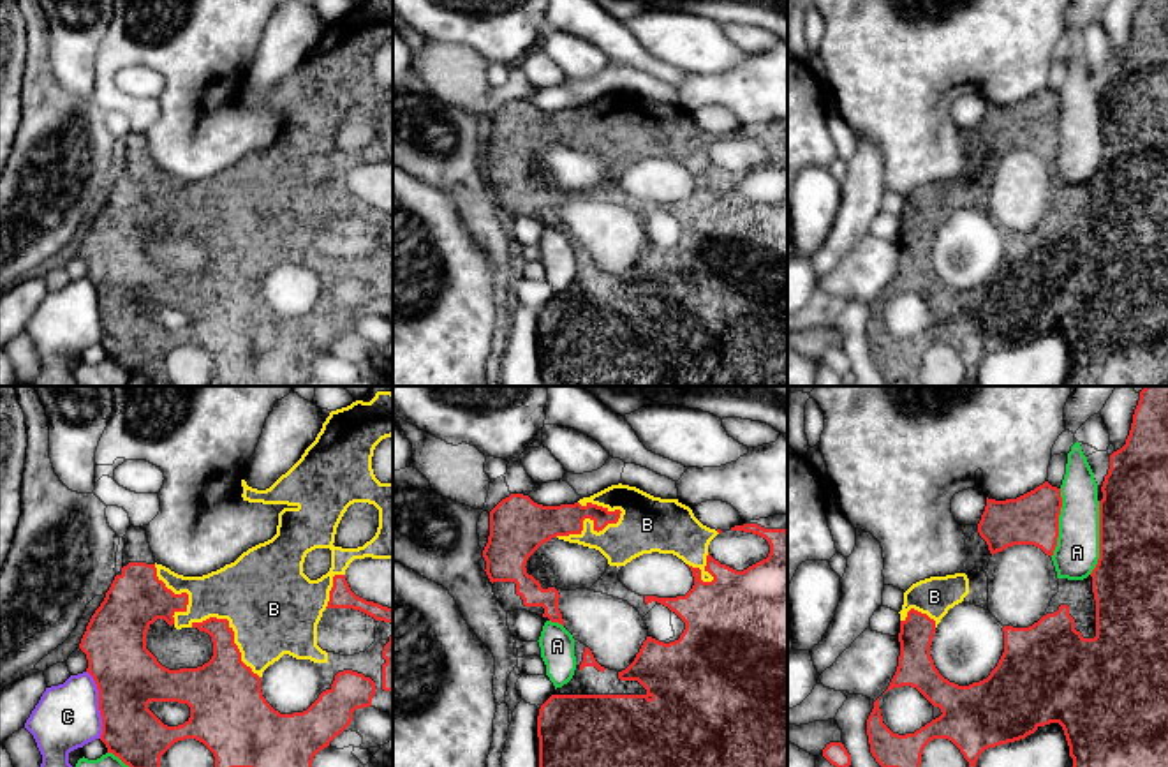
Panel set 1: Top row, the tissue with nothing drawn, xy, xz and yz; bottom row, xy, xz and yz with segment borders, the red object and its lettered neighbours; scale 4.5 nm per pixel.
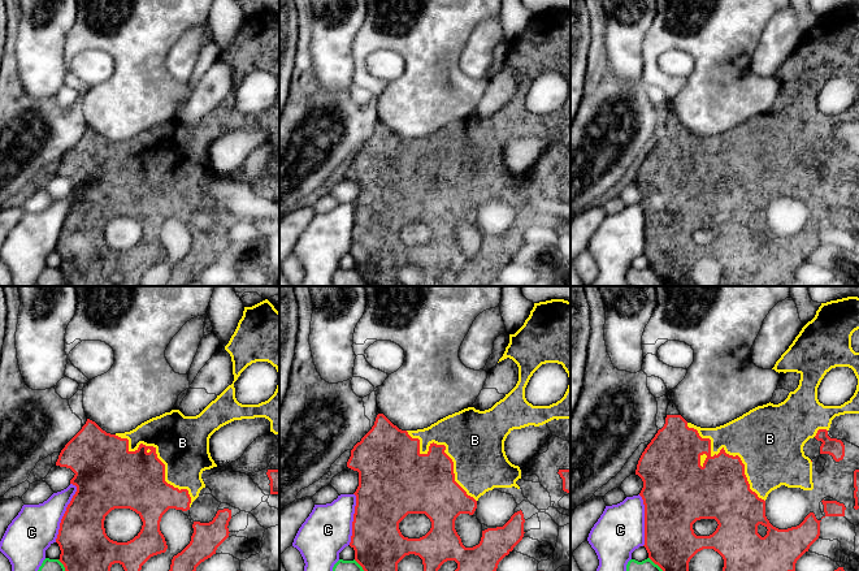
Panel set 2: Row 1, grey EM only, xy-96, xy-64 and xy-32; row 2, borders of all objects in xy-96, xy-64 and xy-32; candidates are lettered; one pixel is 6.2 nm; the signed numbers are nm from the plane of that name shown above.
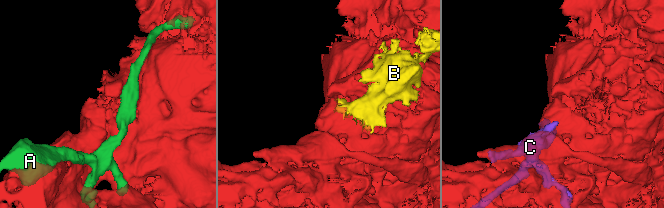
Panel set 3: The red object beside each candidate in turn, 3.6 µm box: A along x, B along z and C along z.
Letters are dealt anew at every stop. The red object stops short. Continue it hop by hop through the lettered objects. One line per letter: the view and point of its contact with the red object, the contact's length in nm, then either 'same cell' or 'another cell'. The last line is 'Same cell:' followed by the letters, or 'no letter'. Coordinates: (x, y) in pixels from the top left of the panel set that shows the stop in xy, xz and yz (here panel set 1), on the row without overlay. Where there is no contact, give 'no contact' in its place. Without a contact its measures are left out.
A: meets red in yz at (1100, 143); contact 340 nm long; another cell
B: meets red in xz at (589, 122); contact 340 nm long; same cell
C: meets red in xy at (99, 309); contact 320 nm long; another cell
Same cell: B

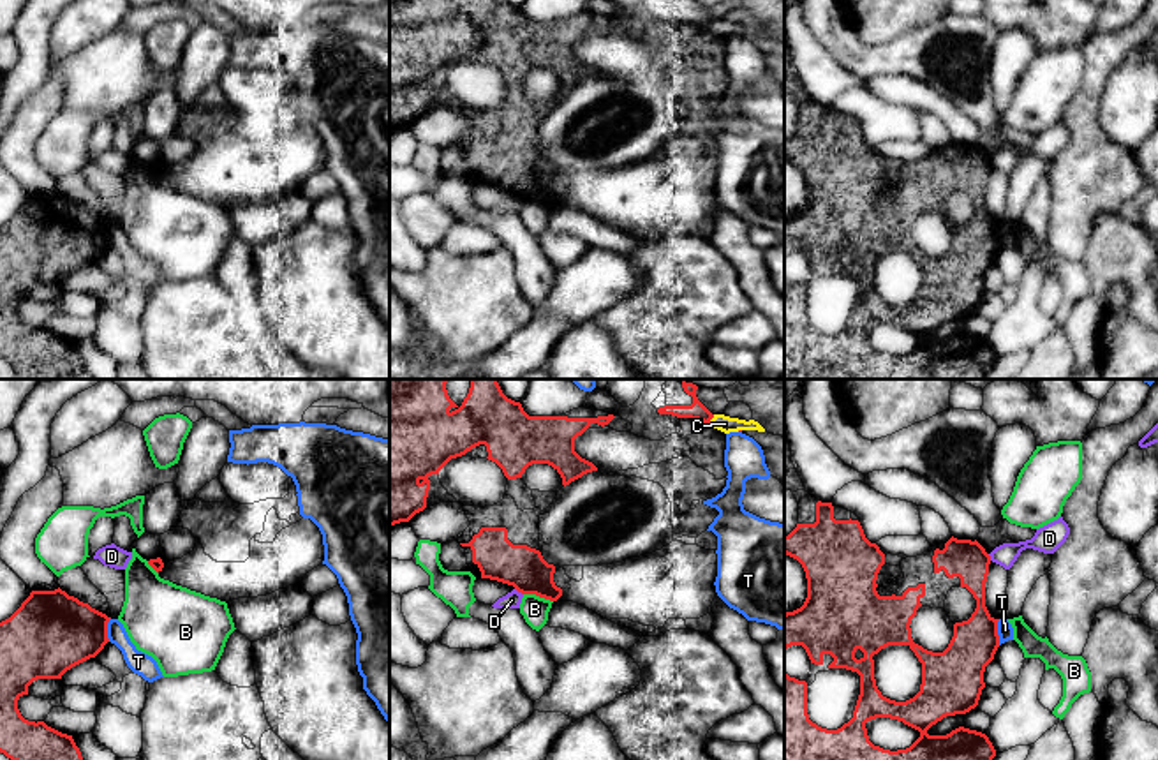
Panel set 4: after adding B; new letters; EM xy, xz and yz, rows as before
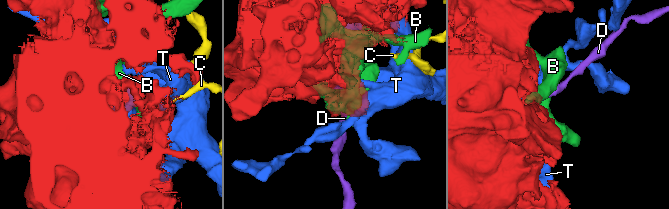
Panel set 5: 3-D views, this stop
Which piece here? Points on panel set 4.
B: meets red in xz at (538, 200); contact 140 nm long; another cell
C: meets red in xz at (711, 23); contact 60 nm long; another cell
D: meets red in xz at (519, 196); contact 50 nm long; another cell
T: meets red in yz at (996, 237); contact 120 nm long; another cell
Same cell: no letter

